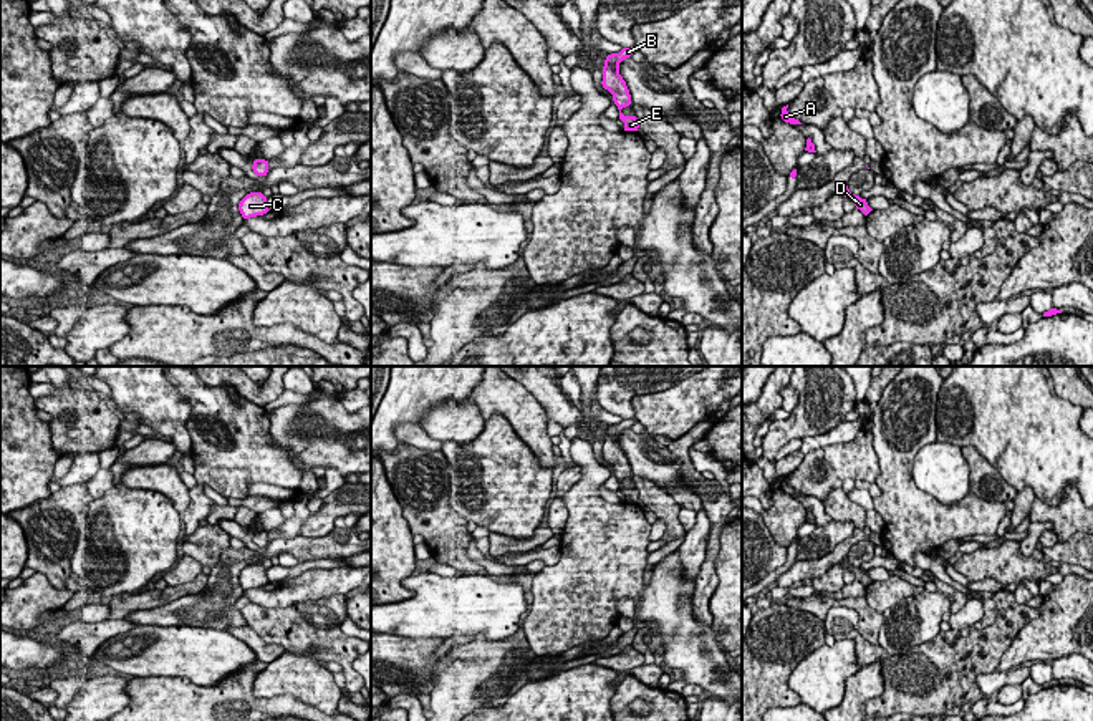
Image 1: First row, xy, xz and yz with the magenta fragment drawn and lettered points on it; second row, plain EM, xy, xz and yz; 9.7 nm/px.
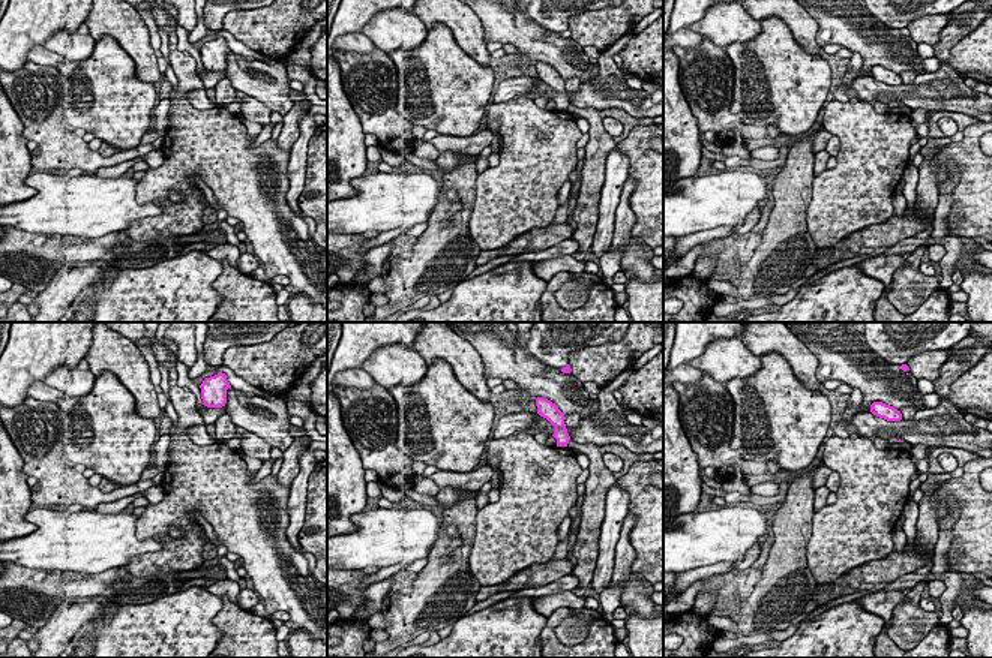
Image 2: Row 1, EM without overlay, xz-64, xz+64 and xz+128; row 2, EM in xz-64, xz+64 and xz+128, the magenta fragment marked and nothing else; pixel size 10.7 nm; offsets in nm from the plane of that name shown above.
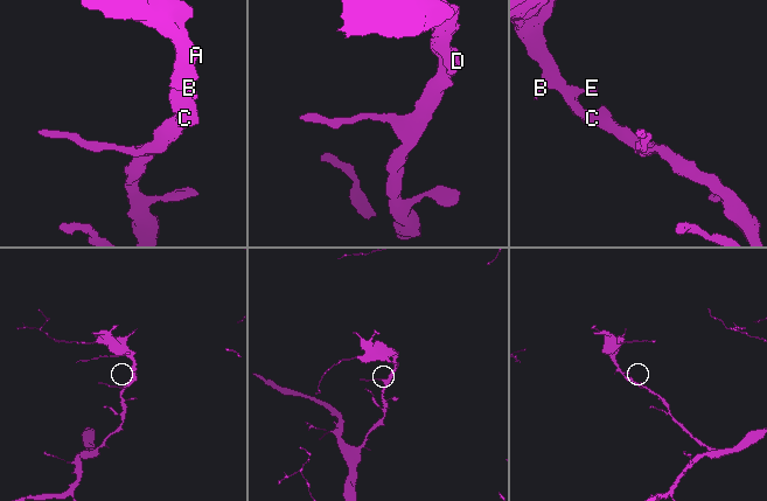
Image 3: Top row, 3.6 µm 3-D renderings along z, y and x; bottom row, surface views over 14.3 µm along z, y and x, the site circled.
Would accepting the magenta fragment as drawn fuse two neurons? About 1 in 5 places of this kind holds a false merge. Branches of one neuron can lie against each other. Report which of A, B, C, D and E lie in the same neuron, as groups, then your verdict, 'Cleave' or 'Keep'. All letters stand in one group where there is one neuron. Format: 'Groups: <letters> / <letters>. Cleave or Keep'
Groups: A B C D E. Keep

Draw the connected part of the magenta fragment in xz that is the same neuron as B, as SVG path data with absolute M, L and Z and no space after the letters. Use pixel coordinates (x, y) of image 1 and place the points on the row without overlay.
M636 418L623 419L619 424L611 424L603 438L603 459L613 466L613 472L619 481L619 491L624 494L624 502L638 502L639 491L636 487L624 487L623 479L631 476L631 466L626 452L619 446L619 434L634 424Z

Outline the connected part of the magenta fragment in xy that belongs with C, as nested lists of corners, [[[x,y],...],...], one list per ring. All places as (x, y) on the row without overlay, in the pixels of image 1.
[[[250,564],[240,572],[238,582],[243,590],[250,590],[263,587],[270,580],[267,578],[267,569],[262,564]]]

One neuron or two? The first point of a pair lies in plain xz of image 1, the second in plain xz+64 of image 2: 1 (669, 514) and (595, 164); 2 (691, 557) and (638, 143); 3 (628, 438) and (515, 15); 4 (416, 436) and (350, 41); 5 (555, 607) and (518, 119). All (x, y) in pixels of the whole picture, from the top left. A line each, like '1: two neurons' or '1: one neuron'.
1: one neuron
2: two neurons
3: one neuron
4: one neuron
5: one neuron

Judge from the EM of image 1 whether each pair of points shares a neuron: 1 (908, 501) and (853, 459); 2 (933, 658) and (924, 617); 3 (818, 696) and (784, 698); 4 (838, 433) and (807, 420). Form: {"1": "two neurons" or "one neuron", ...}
{"1": "two neurons", "2": "two neurons", "3": "two neurons", "4": "two neurons"}

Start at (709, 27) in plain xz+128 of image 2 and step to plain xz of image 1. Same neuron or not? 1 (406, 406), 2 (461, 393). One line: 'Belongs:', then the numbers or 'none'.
Belongs: none

